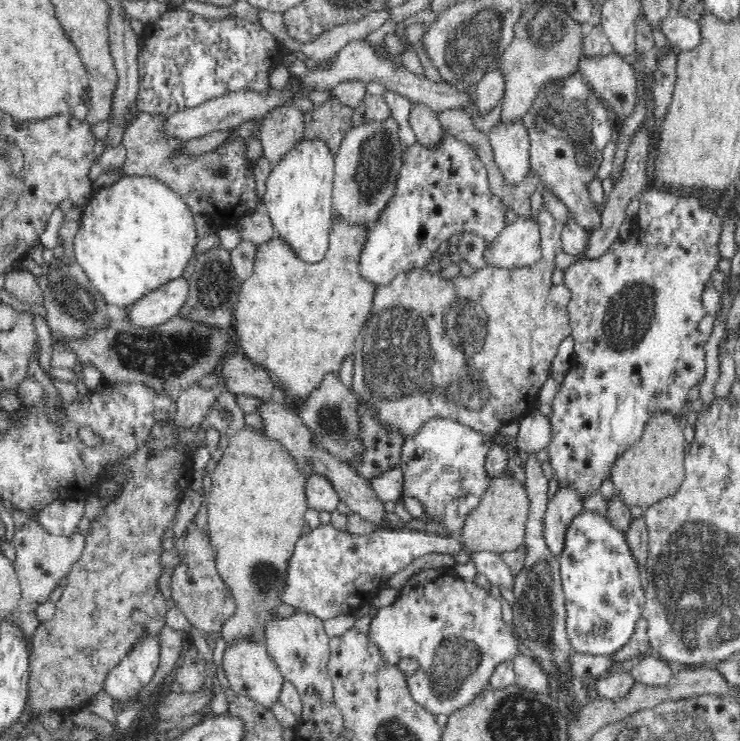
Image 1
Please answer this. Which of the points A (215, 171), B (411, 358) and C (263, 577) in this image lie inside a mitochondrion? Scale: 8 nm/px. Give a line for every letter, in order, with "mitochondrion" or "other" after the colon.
A: mitochondrion
B: mitochondrion
C: mitochondrion

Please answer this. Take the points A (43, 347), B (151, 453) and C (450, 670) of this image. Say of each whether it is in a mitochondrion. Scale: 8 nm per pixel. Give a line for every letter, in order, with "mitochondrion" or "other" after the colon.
A: other
B: other
C: mitochondrion

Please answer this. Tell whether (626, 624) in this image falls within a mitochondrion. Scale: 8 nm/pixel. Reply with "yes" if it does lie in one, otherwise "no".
no

